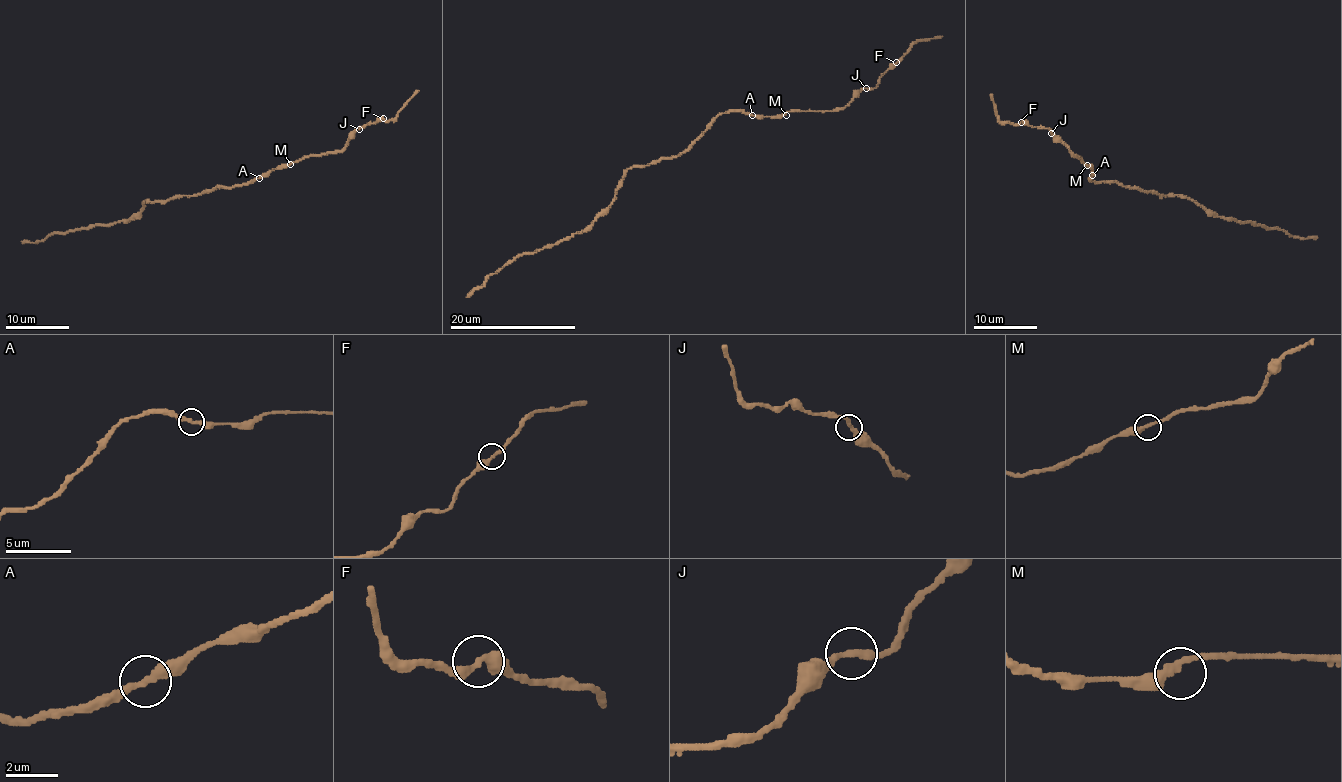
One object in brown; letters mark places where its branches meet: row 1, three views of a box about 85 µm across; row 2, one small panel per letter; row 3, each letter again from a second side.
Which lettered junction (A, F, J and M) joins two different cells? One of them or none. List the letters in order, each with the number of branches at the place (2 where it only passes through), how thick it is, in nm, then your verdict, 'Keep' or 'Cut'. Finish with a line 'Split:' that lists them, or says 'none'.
A: Branches: 2. Thickness 320 nm. Keep
F: Branches: 2. Thickness 320 nm. Keep
J: Branches: 2. Thickness 300 nm. Keep
M: Branches: 2. Thickness 320 nm. Keep
Split: none

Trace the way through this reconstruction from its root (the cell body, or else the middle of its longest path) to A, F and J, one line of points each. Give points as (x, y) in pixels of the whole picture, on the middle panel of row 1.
A: (698, 137), (722, 113), (740, 111), (752, 116)
F: (698, 137), (727, 111), (764, 117), (780, 116), (787, 111), (838, 111), (864, 88), (874, 88), (896, 62)
J: (698, 137), (719, 114), (727, 111), (764, 117), (780, 116), (787, 111), (838, 111), (866, 88)

